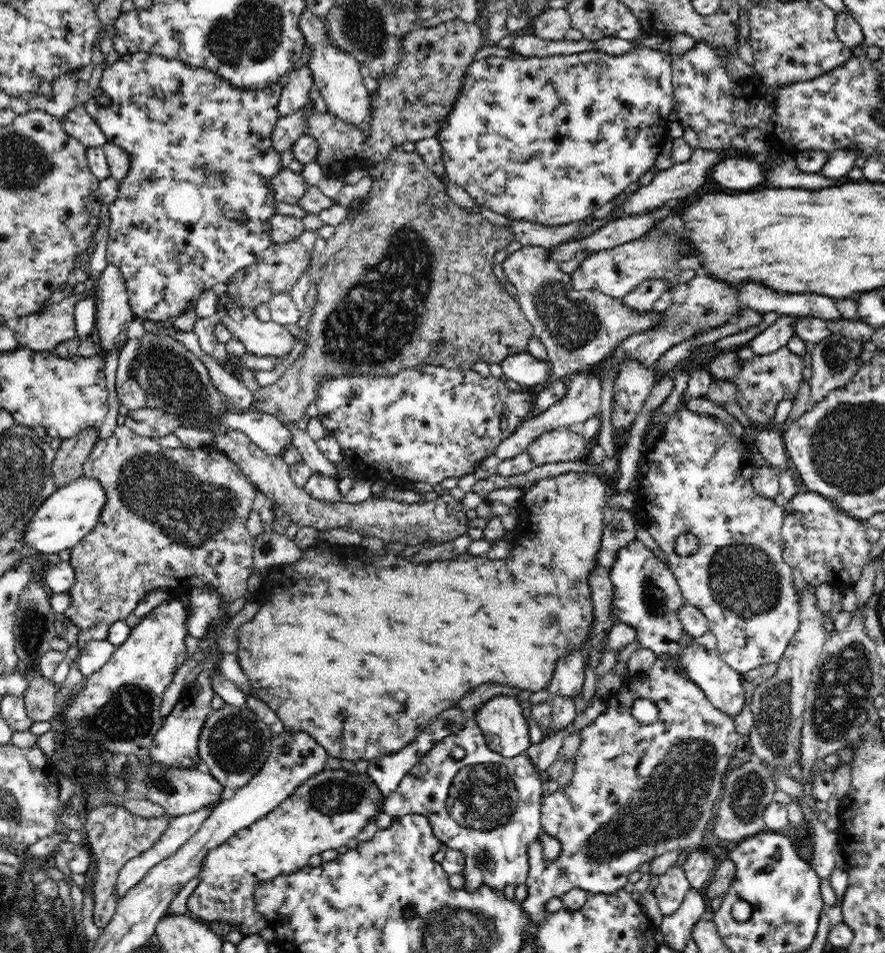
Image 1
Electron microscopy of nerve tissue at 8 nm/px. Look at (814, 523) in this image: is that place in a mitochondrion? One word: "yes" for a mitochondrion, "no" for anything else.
no

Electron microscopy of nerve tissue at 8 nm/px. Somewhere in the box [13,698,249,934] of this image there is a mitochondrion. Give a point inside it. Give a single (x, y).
(161, 783)

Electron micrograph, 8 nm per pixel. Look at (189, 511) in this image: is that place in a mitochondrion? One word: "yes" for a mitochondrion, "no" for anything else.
yes

